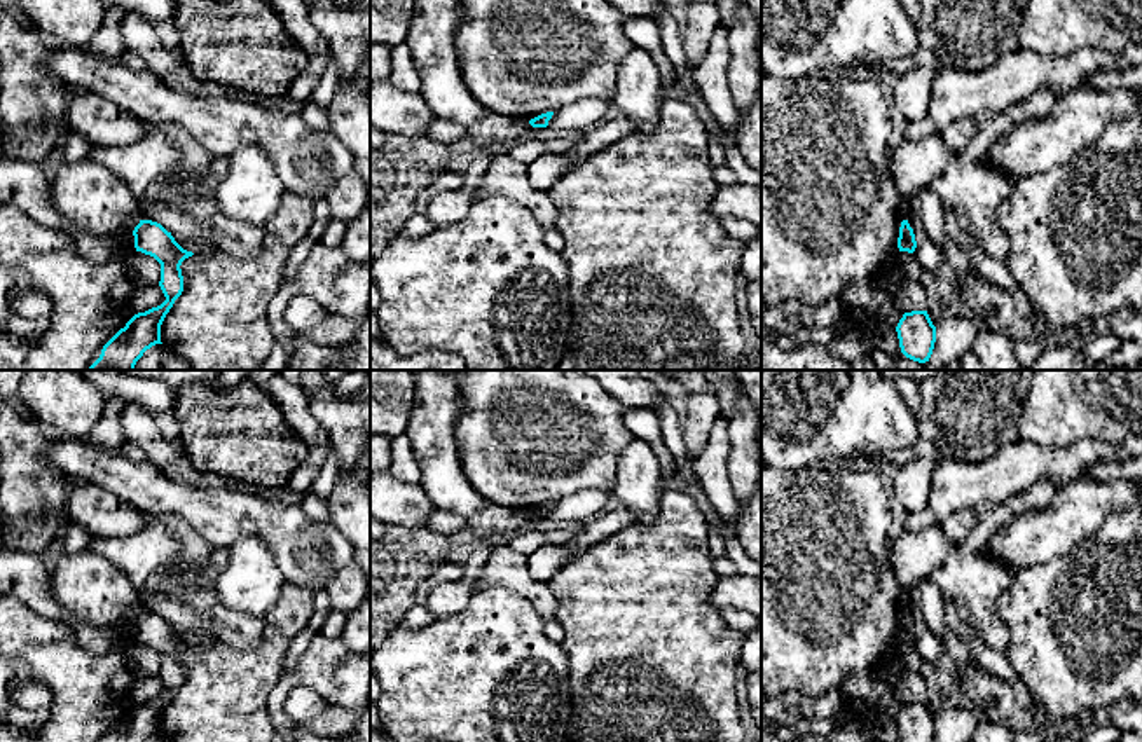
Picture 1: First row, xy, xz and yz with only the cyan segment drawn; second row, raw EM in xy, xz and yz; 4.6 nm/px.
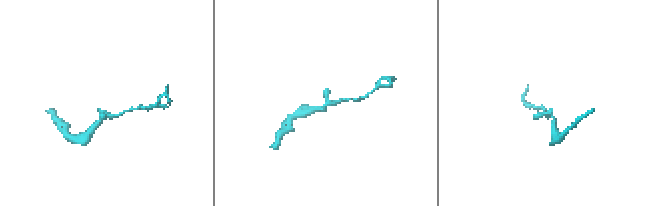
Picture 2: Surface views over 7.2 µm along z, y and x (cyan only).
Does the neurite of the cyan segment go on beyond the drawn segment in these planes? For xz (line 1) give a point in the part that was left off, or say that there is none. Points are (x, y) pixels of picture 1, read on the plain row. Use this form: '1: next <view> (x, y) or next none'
1: next none

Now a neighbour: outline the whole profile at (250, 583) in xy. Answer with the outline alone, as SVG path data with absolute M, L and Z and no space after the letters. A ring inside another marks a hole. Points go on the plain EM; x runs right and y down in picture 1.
M241 538L230 546L225 569L217 578L220 604L248 615L264 616L278 601L285 576L267 541Z

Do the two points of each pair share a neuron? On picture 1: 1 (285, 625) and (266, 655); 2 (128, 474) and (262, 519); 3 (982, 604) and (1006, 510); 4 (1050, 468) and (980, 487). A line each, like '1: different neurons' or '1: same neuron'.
1: same neuron
2: same neuron
3: same neuron
4: same neuron

